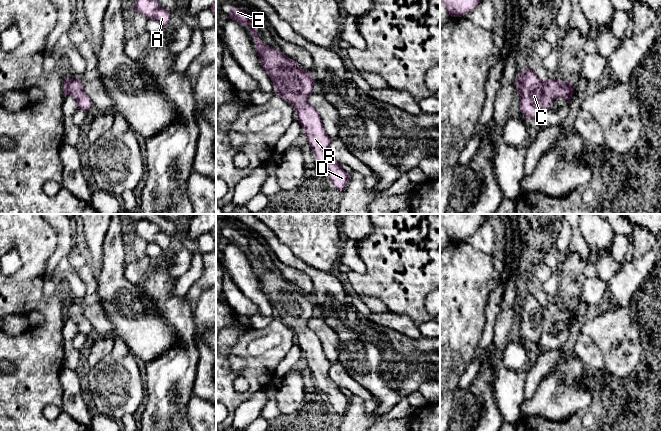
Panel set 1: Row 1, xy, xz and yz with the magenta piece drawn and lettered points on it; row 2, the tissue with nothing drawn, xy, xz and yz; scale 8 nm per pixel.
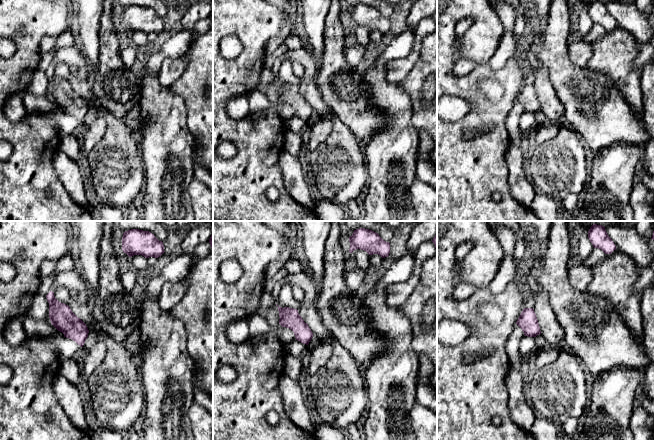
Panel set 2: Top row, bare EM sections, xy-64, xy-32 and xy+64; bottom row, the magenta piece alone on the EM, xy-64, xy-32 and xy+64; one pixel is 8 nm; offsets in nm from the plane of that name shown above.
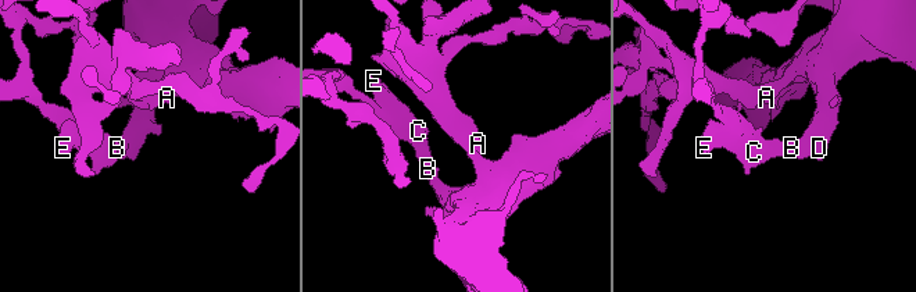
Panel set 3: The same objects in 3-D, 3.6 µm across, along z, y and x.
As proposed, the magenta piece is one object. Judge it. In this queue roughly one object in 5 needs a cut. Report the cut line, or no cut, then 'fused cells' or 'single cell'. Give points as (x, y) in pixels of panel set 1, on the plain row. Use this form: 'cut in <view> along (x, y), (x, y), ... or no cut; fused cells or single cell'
no cut; single cell

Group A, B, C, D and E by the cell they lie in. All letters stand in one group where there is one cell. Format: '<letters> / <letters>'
A B C D E

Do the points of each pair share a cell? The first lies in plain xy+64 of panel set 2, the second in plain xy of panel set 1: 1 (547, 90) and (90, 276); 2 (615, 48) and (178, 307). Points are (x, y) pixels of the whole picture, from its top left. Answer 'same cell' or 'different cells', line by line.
1: same cell
2: same cell

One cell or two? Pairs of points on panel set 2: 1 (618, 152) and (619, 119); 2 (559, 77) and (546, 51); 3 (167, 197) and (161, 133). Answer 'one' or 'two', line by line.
1: two
2: one
3: one

